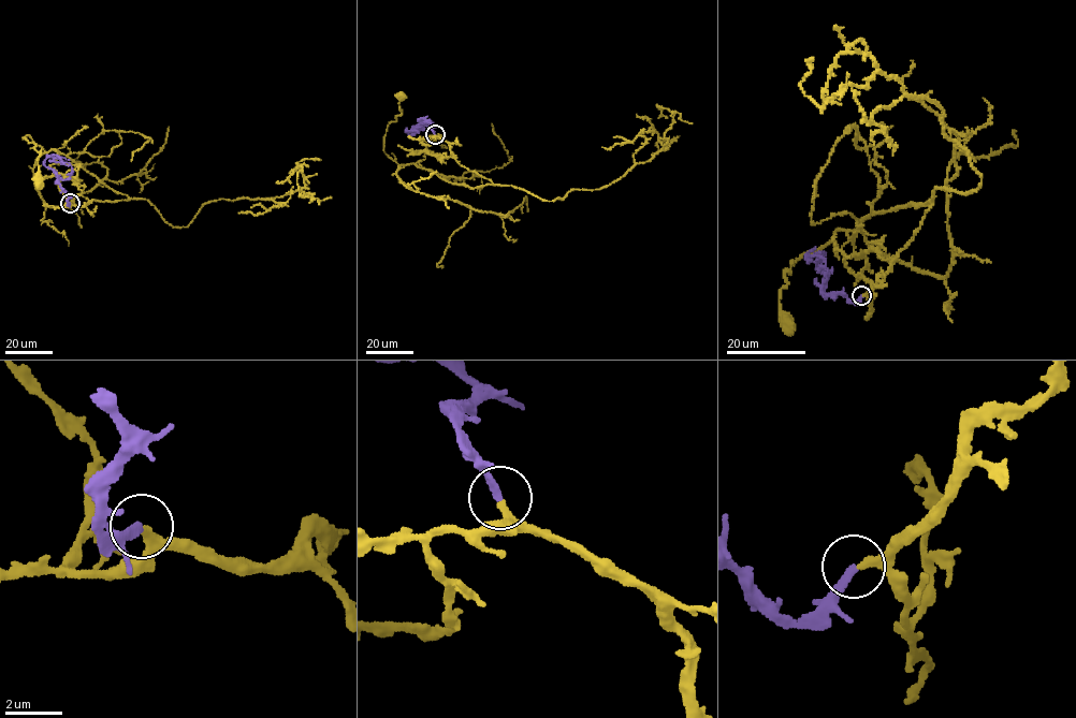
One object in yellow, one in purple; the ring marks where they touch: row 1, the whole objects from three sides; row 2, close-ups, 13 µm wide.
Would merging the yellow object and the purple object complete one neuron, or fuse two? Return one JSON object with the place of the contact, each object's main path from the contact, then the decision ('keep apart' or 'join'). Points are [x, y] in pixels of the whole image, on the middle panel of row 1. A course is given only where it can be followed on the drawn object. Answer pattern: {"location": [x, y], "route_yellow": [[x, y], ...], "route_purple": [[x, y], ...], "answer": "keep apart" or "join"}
{"location": [435, 134], "route_yellow": [[435, 134], [446, 140], [460, 165], [493, 185], [452, 184], [389, 157], [384, 135], [402, 112], [401, 96]], "route_purple": [[435, 134], [432, 125], [422, 118], [418, 128], [406, 132], [423, 129], [410, 129]], "answer": "join"}

